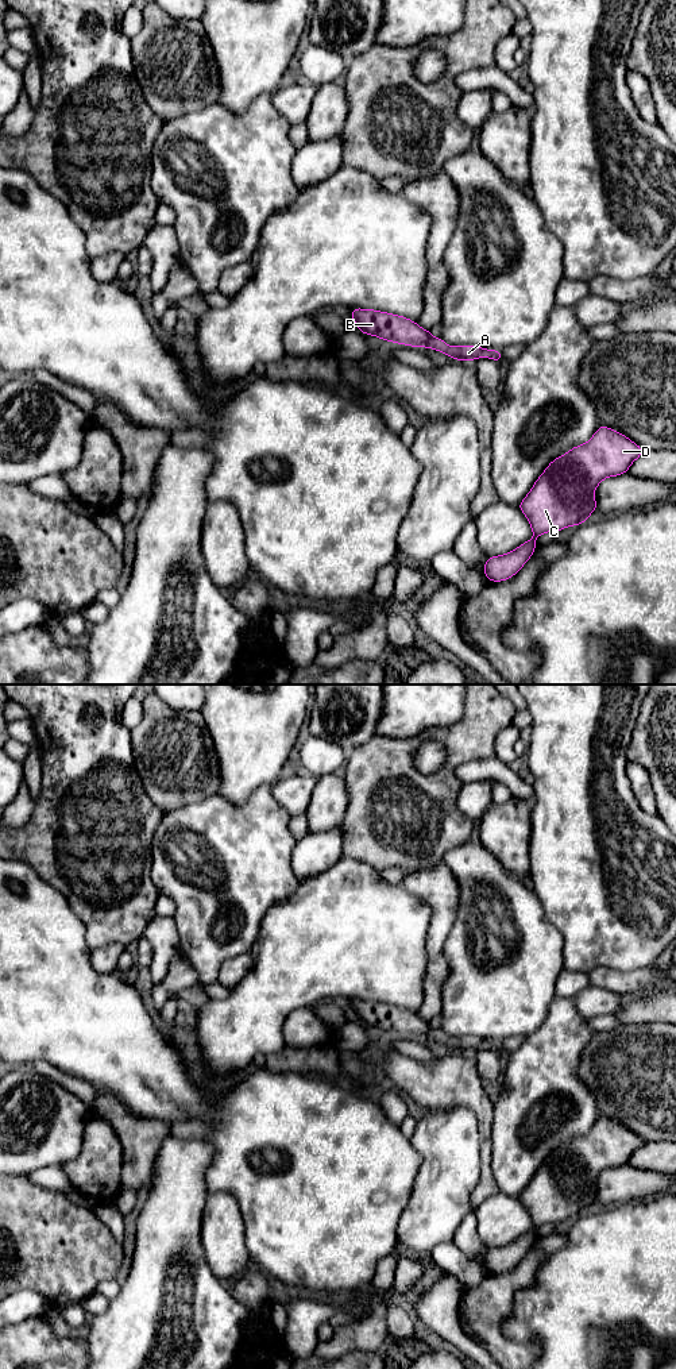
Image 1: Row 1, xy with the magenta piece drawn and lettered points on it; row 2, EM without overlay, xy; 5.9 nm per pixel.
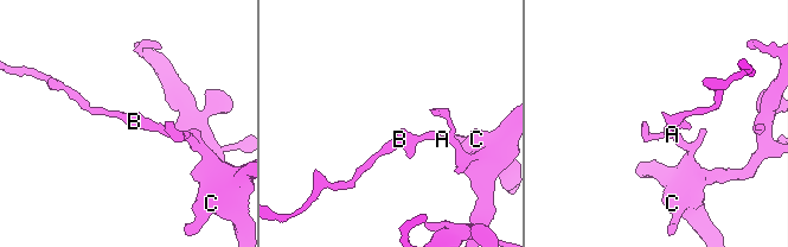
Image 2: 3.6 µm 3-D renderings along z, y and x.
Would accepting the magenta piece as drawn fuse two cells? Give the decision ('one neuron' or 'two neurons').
one neuron

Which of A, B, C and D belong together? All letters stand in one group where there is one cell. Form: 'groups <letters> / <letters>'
groups A B C D

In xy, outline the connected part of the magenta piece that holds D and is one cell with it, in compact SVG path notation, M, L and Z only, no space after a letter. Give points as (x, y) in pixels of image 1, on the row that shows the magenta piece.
M599 425L592 437L553 459L517 505L526 516L533 537L515 549L487 556L483 572L490 582L514 576L532 558L537 537L580 525L598 510L594 493L610 477L626 474L644 448L621 432Z

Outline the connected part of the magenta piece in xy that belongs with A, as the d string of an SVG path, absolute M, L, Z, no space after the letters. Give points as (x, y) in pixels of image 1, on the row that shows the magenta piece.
M352 308L352 320L356 329L364 335L376 336L385 342L405 344L410 347L426 347L444 352L453 360L474 360L488 358L499 363L502 359L501 350L488 350L472 344L448 346L440 336L433 338L430 329L421 328L416 321L389 312L375 309Z

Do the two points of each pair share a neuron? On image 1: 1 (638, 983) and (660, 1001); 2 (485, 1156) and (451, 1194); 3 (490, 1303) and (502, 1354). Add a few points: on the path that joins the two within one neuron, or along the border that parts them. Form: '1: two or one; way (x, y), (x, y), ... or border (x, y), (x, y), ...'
1: two; border (657, 986), (628, 998)
2: two; border (479, 1130), (479, 1180), (471, 1194)
3: one; way (490, 1315), (490, 1337), (495, 1342)

